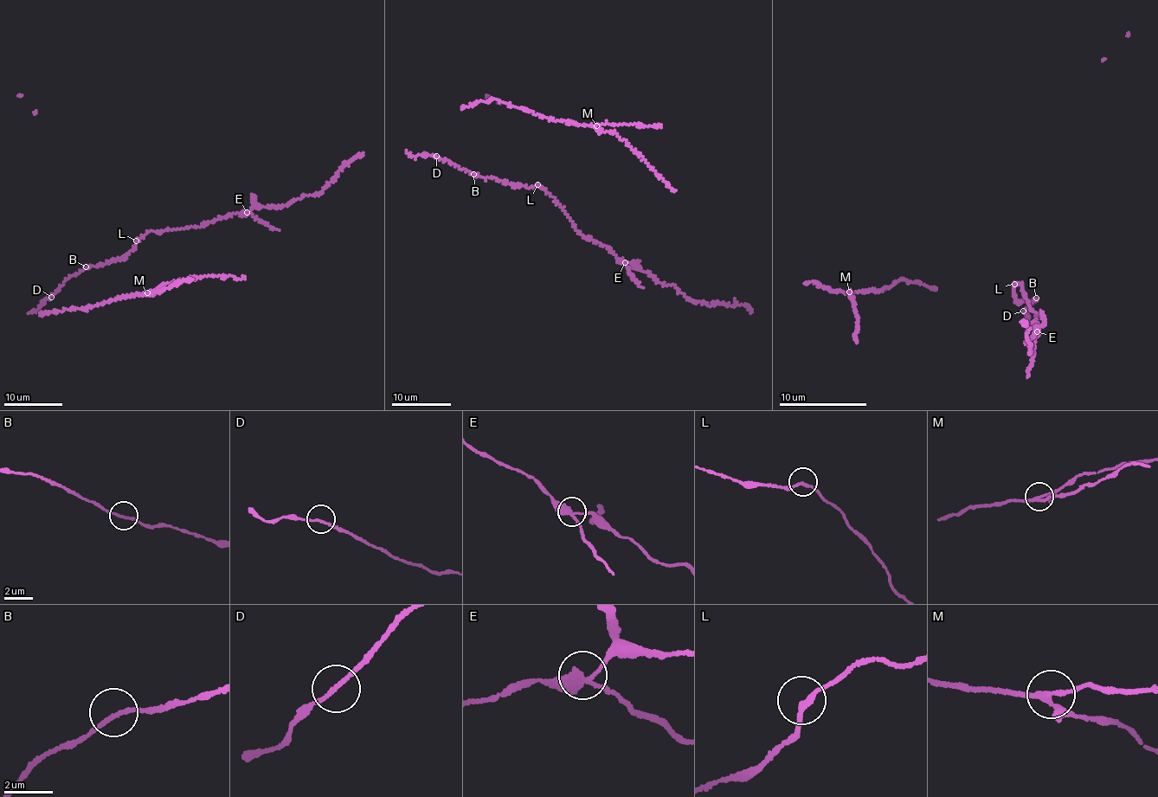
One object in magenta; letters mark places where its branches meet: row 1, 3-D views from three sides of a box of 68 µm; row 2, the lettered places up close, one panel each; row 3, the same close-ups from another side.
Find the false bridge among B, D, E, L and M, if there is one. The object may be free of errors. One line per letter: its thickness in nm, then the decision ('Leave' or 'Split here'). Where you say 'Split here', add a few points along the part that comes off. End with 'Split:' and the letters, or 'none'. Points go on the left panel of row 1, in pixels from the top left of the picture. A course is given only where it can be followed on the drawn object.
B: Thickness 160 nm. Leave
D: Thickness 150 nm. Leave
E: Thickness 280 nm. Split here. Course of the part to remove: (247, 211), (279, 230)
L: Thickness 190 nm. Leave
M: Thickness 240 nm. Leave
Split: E

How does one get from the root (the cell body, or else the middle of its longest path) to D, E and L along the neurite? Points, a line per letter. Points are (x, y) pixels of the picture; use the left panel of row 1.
D: (82, 271), (66, 280), (51, 297)
E: (82, 271), (90, 266), (120, 260), (133, 248), (136, 241), (152, 230), (201, 227), (210, 221), (247, 211)
L: (82, 271), (90, 266), (120, 260), (133, 248), (136, 241)

